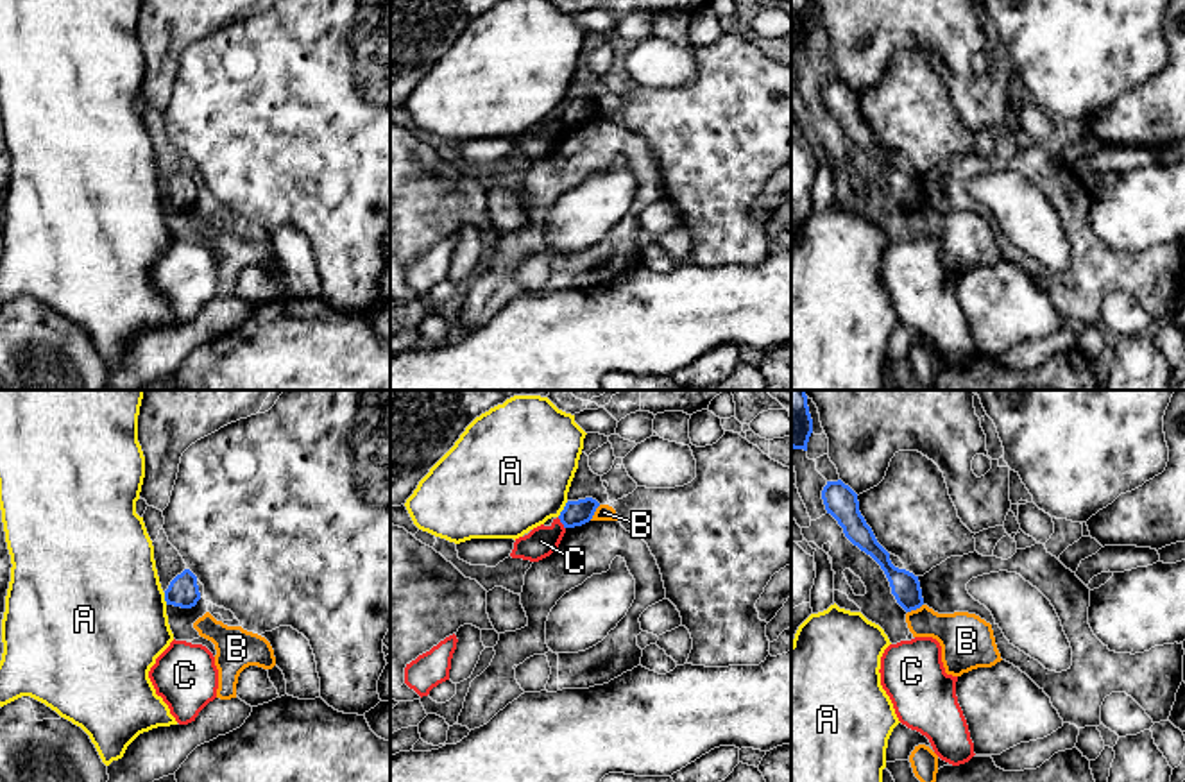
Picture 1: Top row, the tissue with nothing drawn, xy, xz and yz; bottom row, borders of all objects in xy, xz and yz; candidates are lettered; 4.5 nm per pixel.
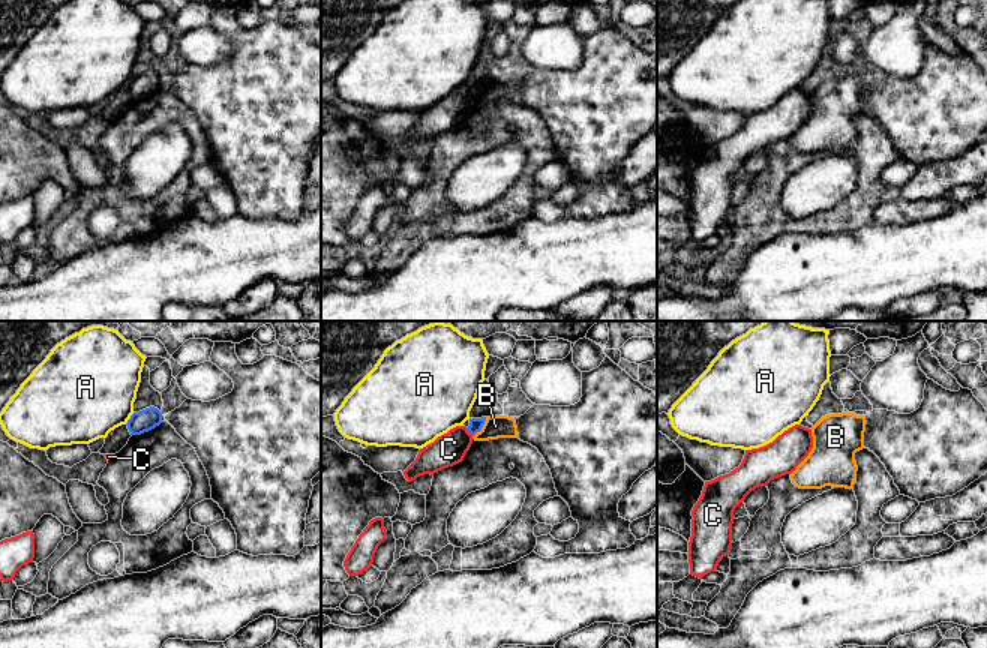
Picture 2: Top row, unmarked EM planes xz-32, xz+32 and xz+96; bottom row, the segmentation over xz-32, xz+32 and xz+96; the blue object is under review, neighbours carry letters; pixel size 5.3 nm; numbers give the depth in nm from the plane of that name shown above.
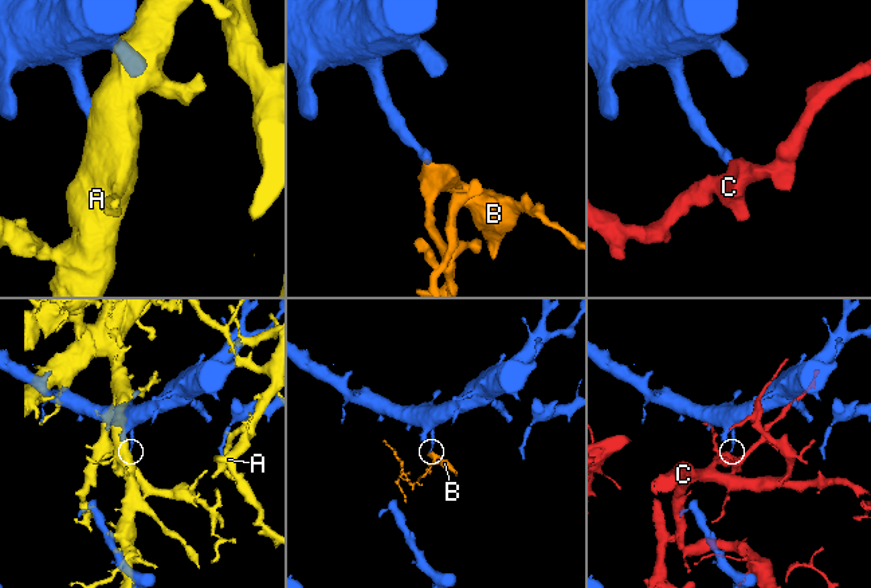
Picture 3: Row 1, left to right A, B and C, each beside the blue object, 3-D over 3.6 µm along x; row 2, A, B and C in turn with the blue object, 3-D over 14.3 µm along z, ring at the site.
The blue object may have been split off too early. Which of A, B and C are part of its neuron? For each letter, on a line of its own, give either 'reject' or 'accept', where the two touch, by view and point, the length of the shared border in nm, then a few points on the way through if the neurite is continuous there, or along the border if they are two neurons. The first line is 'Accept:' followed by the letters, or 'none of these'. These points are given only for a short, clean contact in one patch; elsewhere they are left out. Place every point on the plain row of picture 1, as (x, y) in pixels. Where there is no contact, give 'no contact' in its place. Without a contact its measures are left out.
Accept: B
A: reject; meets blue in xz at (564, 108); contact 90 nm long
B: accept; meets blue in xz at (595, 110); contact 90 nm long
C: reject; meets blue in xz at (561, 120); contact 70 nm long

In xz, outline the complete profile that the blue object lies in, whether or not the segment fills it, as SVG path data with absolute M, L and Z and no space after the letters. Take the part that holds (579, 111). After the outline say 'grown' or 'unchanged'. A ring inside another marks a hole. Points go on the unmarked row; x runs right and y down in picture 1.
M592 97L567 100L558 118L564 127L582 125L592 118L598 106L600 102Z; unchanged

